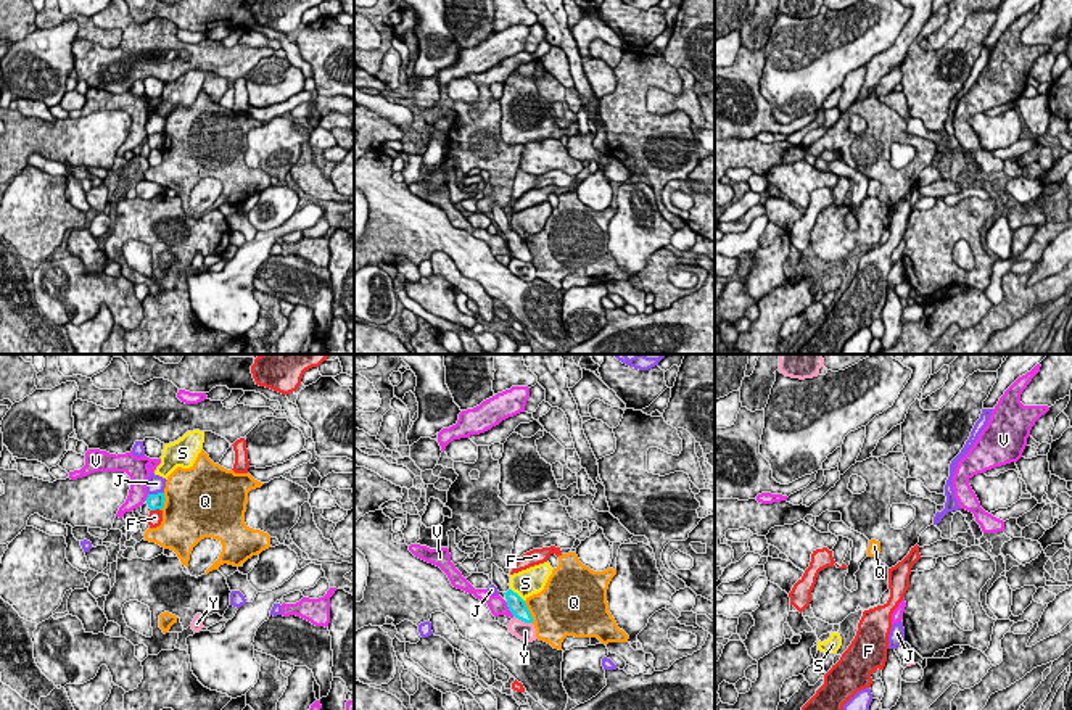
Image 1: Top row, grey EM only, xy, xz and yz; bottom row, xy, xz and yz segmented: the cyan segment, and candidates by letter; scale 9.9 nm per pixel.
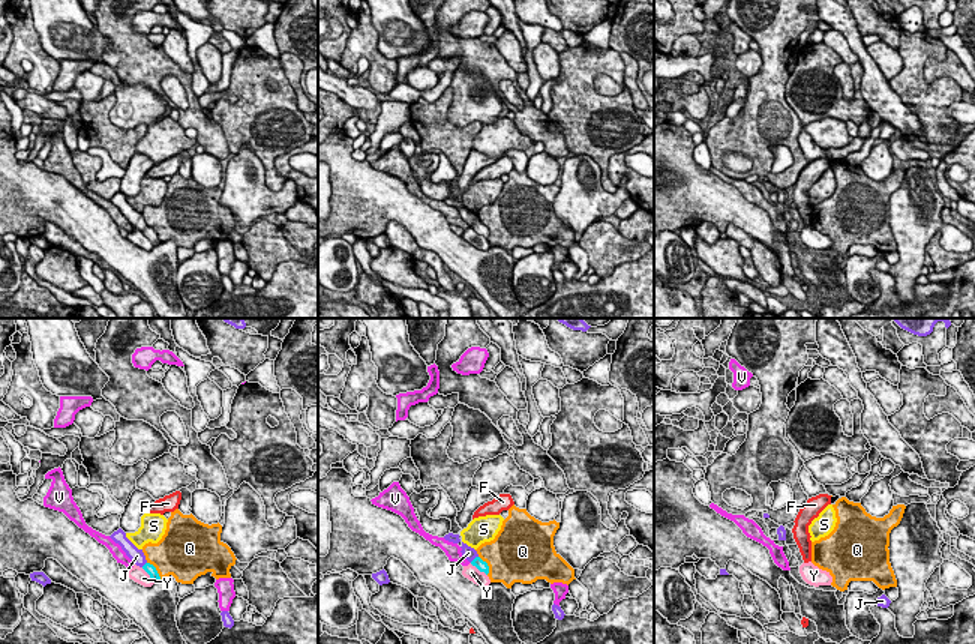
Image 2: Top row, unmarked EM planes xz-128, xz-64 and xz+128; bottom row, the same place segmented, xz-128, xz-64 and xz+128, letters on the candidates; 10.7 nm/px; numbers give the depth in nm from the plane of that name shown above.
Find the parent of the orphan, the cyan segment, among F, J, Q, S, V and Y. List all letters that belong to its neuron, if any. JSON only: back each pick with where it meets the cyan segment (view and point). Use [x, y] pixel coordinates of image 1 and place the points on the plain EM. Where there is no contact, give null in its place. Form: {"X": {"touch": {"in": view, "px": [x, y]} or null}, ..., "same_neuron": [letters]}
{"same_neuron": []}

